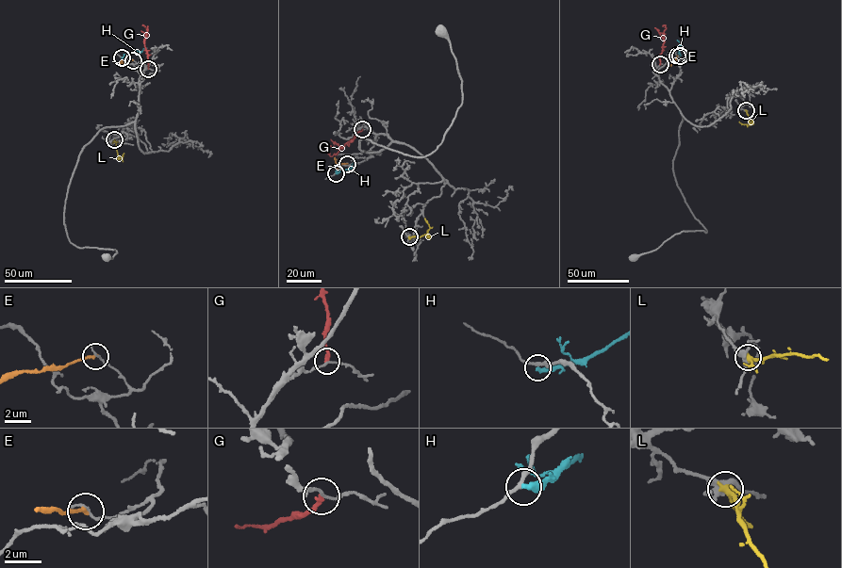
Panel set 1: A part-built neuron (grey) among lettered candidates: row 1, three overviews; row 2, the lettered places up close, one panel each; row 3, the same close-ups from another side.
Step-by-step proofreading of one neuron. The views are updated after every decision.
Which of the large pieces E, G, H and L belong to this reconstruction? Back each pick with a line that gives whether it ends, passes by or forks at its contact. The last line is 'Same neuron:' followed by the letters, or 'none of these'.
Same neuron: none of these

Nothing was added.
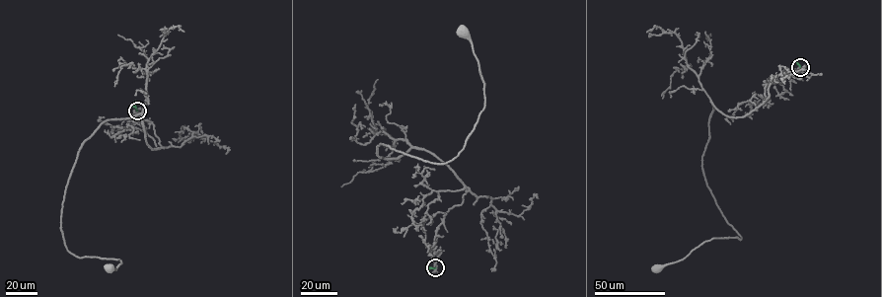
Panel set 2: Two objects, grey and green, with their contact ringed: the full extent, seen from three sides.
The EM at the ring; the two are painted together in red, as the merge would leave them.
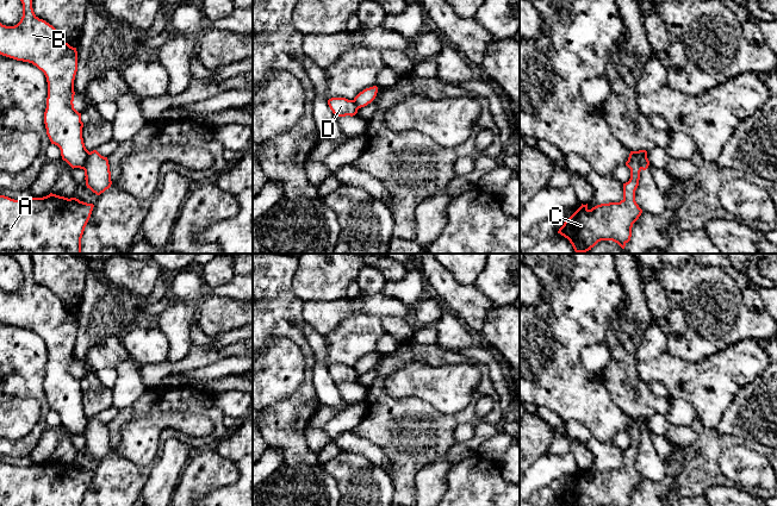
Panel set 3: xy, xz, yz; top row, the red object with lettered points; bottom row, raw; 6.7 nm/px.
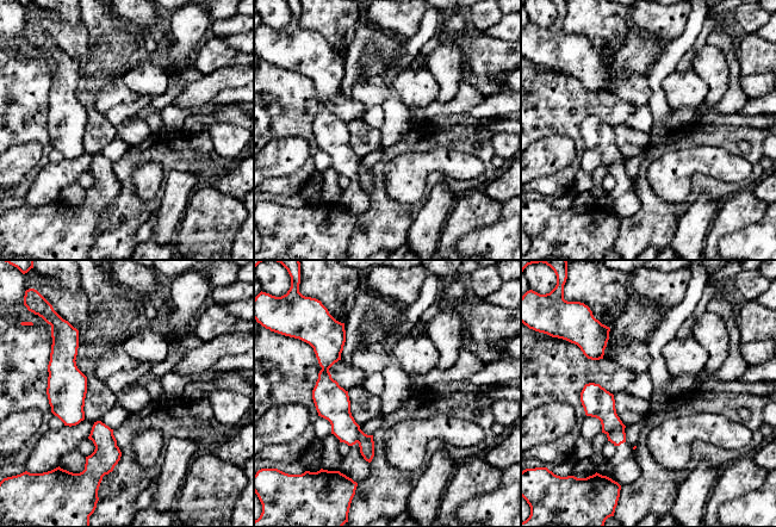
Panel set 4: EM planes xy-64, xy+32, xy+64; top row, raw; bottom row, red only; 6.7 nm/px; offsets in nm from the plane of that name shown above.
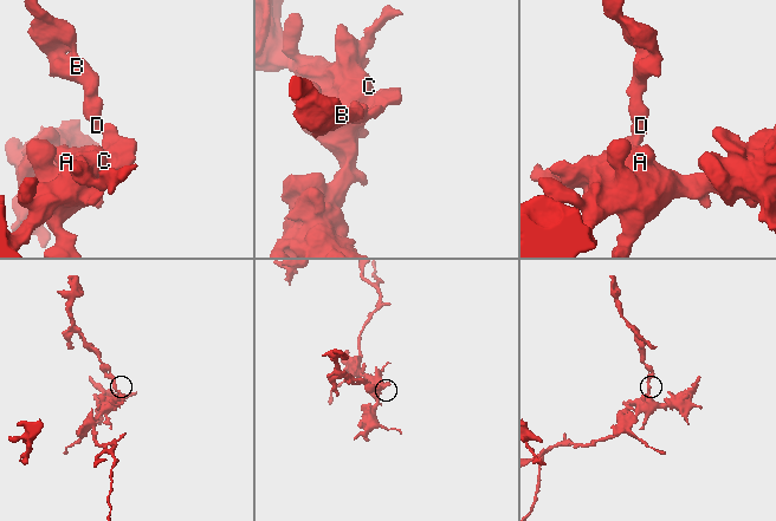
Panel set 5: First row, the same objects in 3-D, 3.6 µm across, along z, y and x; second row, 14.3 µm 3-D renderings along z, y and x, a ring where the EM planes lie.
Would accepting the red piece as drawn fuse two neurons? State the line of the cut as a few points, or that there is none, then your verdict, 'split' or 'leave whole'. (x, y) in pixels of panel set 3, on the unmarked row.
cut xy (89, 419), (84, 436); split

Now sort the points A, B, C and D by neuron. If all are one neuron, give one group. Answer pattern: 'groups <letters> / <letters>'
groups A C / B D

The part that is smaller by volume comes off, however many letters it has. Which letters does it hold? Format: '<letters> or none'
B, D

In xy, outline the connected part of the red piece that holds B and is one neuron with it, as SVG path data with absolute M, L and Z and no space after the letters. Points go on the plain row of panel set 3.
M0 254L13 257L23 270L23 283L14 293L6 293L0 289L0 321L23 329L29 329L42 337L48 349L46 375L44 391L46 401L61 417L62 426L73 436L85 437L89 418L86 416L82 405L83 389L81 380L74 375L74 346L77 338L77 318L70 313L63 302L49 289L39 286L32 275L31 254Z

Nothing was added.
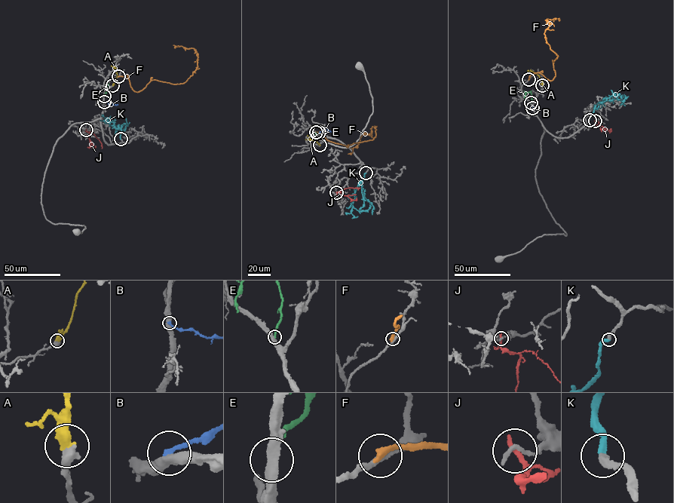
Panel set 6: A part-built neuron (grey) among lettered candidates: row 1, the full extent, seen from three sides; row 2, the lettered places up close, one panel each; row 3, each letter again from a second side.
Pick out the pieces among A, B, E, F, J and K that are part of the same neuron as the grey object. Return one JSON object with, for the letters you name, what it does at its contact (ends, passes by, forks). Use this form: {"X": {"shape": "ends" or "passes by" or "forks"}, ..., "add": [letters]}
{"A": {"shape": "ends"}, "K": {"shape": "ends"}, "add": ["A", "K"]}

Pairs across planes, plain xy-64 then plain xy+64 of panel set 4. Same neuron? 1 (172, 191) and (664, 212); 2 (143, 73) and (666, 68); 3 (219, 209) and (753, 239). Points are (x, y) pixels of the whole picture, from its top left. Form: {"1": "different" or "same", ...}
{"1": "different", "2": "different", "3": "different"}

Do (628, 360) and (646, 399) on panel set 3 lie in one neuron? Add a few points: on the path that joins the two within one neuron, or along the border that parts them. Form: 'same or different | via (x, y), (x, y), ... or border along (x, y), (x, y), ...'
same | via (633, 372), (631, 391), (634, 394)

